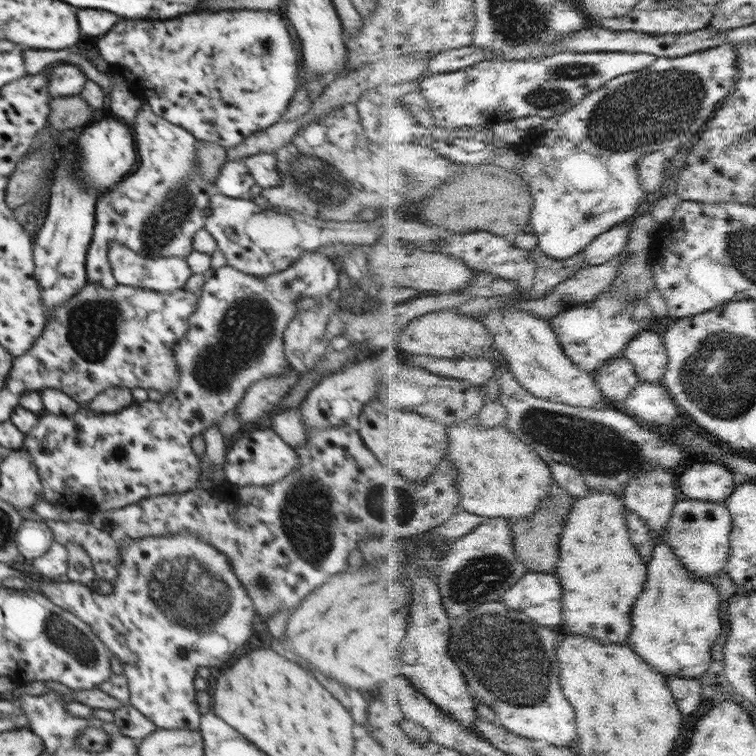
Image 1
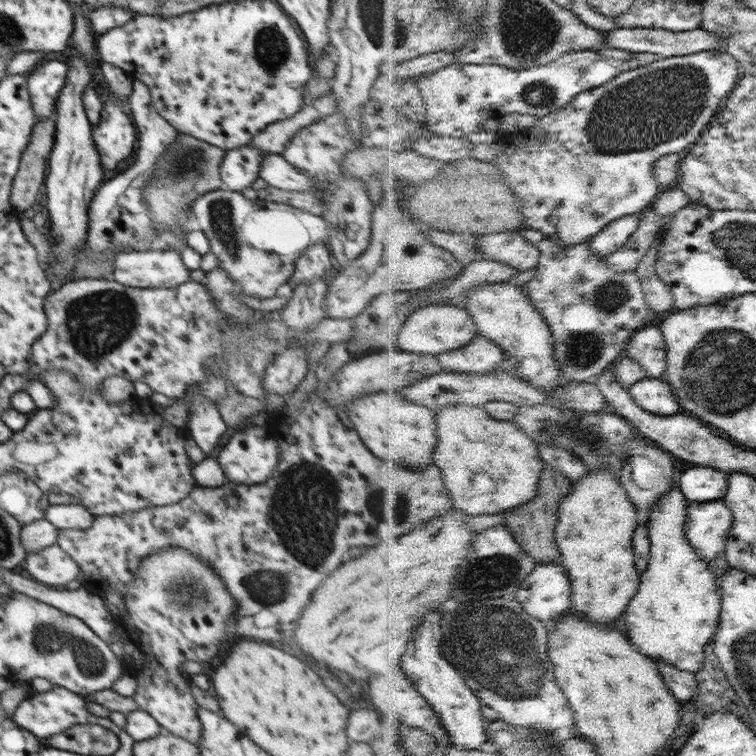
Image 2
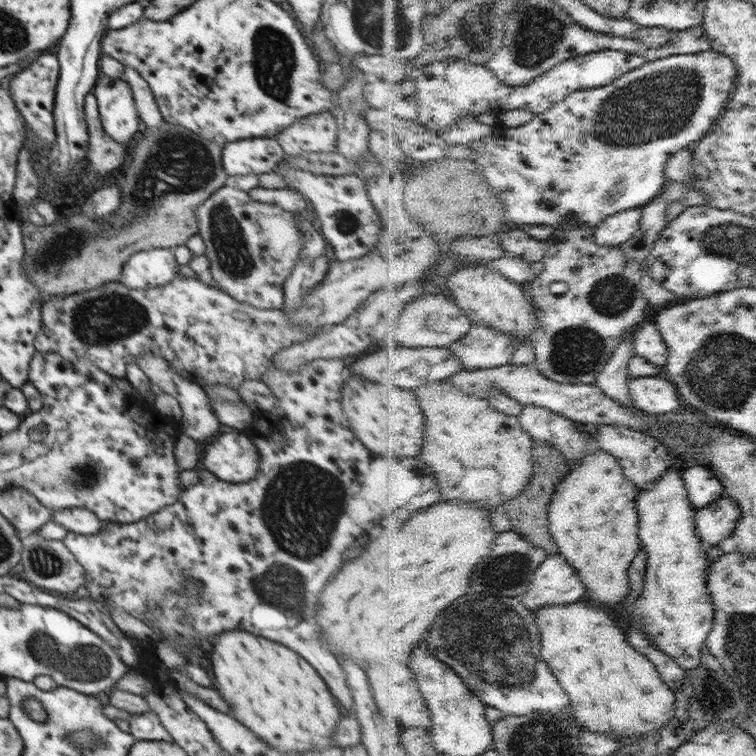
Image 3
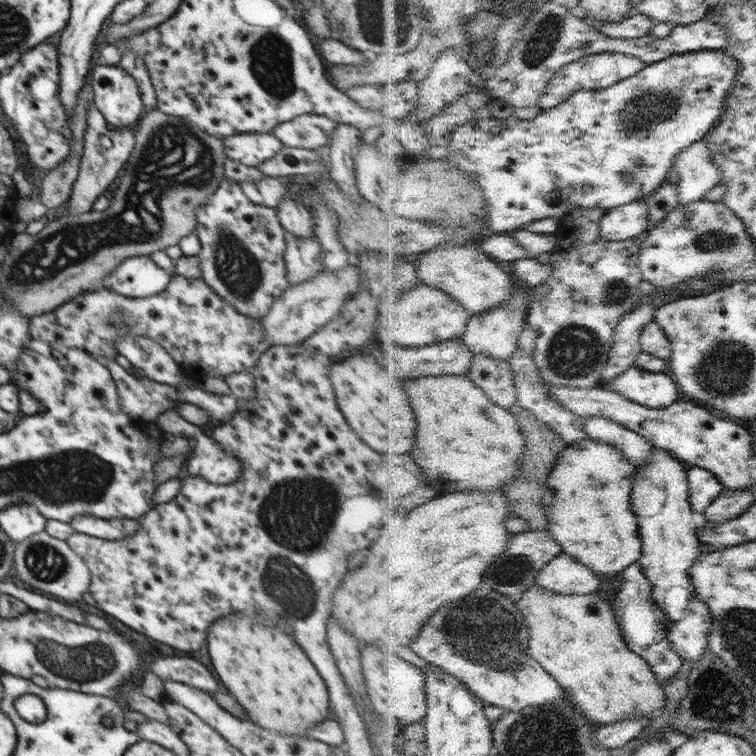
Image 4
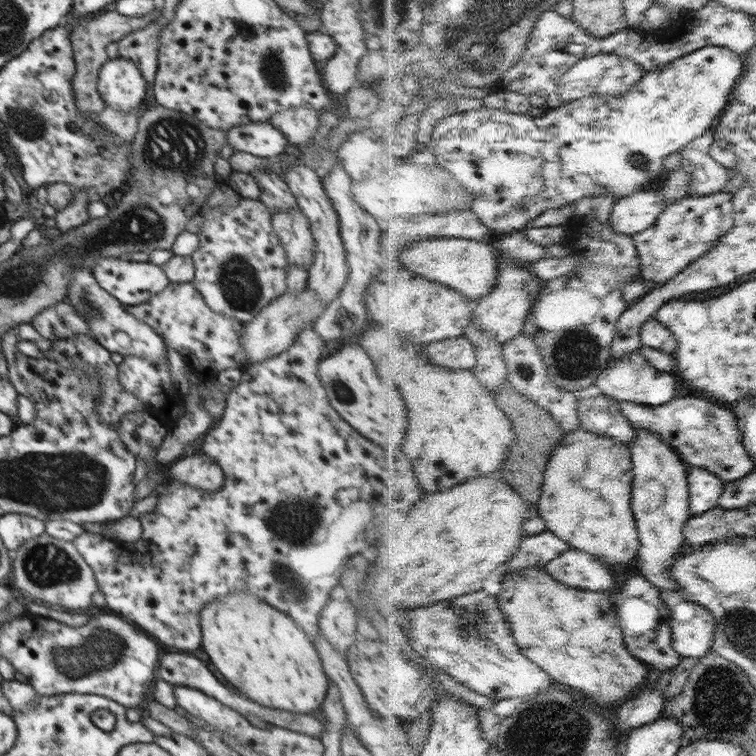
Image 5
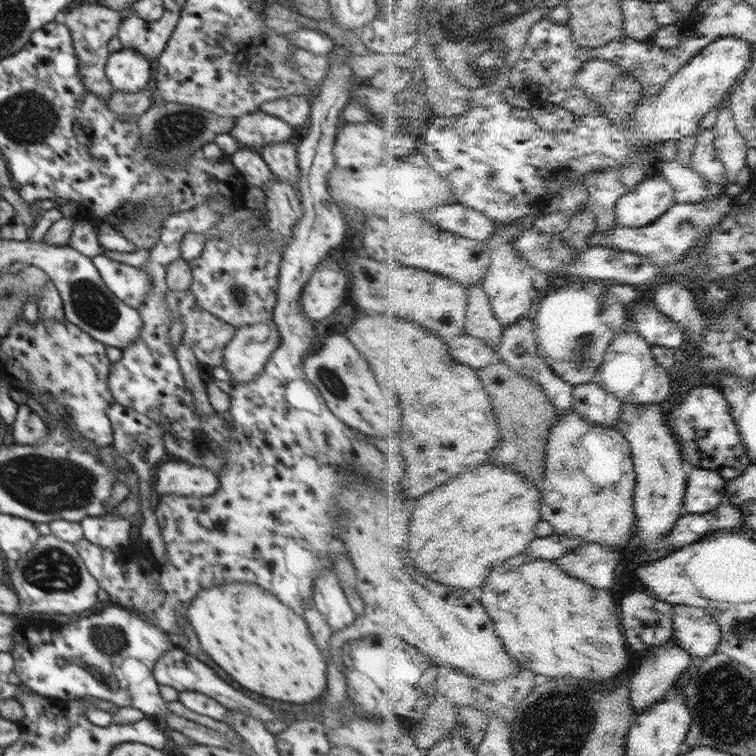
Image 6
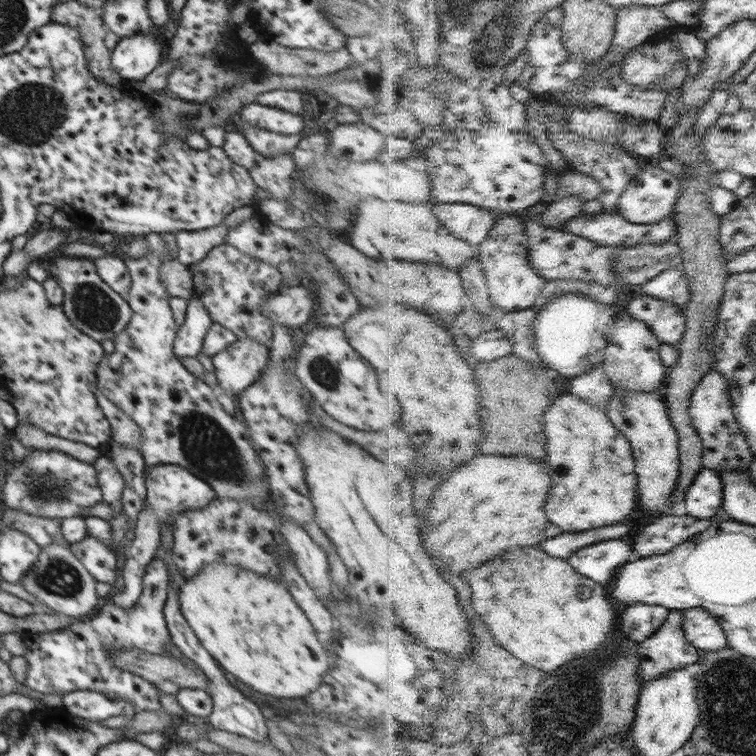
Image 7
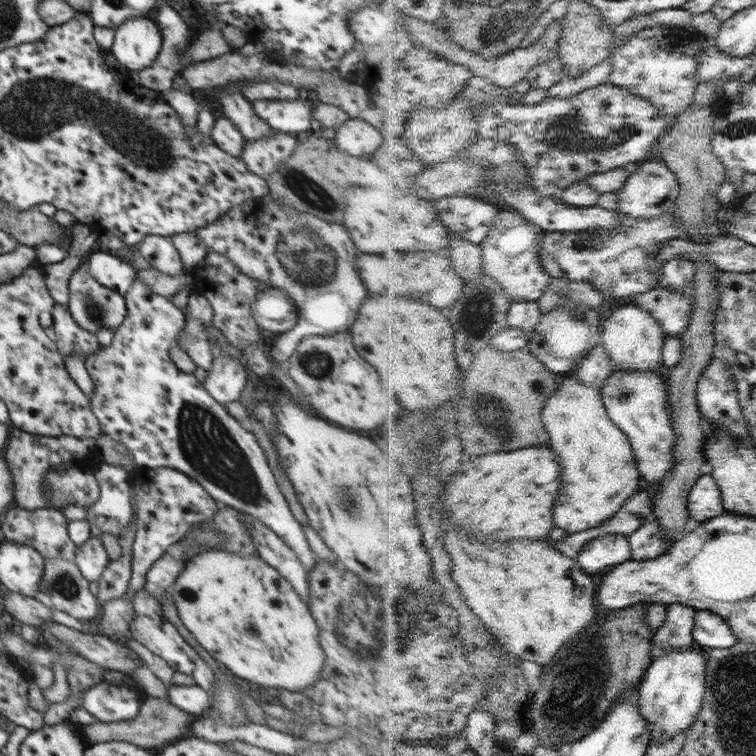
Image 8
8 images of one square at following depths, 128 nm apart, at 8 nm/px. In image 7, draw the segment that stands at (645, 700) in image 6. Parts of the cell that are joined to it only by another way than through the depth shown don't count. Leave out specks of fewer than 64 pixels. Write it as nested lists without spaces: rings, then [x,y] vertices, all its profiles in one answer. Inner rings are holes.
[[[674,610],[670,613],[665,626],[652,638],[639,644],[639,653],[643,662],[642,685],[658,681],[663,674],[677,668],[697,668],[700,660],[698,647],[691,643],[684,628],[686,612]]]

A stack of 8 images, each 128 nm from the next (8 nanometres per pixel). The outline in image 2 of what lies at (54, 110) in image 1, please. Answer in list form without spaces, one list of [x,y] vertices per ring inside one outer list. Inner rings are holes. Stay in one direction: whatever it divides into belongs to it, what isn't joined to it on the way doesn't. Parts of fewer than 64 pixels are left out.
[[[54,113],[54,117],[37,121],[34,129],[32,129],[30,143],[28,143],[27,149],[24,150],[19,159],[19,169],[13,178],[10,190],[10,203],[14,209],[18,208],[18,210],[26,211],[33,207],[36,203],[38,190],[45,183],[44,172],[46,172],[46,158],[49,158],[51,155],[52,146],[54,145],[54,134],[56,133],[55,117],[56,113]]]

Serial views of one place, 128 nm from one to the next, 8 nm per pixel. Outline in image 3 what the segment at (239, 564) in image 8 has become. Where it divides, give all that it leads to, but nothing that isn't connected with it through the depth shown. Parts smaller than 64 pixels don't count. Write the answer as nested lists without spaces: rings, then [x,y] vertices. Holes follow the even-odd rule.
[[[229,630],[218,634],[216,646],[214,646],[214,684],[216,690],[224,696],[228,702],[232,717],[238,722],[244,722],[244,726],[254,732],[258,738],[264,738],[272,748],[280,752],[310,752],[334,747],[333,734],[344,715],[340,712],[334,696],[330,694],[324,680],[318,676],[318,672],[296,652],[288,650],[286,646],[280,646],[278,642],[266,640],[246,630]]]

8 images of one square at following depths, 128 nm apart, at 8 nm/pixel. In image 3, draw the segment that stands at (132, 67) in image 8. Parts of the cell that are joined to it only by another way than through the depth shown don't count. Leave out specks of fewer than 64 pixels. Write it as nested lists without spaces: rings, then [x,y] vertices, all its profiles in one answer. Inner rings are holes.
[[[100,73],[93,90],[106,135],[120,145],[130,146],[134,134],[143,131],[130,86]]]

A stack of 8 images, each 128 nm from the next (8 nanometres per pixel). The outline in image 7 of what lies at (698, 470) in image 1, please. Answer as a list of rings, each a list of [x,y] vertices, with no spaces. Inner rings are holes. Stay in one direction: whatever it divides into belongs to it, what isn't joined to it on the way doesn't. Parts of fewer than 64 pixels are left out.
[[[716,469],[700,472],[695,484],[688,489],[685,501],[688,514],[715,521],[720,513],[724,513],[726,501],[721,472]]]

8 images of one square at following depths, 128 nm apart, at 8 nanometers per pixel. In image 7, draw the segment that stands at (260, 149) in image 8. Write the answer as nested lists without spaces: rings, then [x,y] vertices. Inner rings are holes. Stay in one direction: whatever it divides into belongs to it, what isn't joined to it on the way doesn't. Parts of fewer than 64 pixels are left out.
[[[291,152],[278,156],[259,156],[255,168],[249,175],[262,190],[267,191],[270,199],[288,201],[293,198],[293,175],[296,172]]]

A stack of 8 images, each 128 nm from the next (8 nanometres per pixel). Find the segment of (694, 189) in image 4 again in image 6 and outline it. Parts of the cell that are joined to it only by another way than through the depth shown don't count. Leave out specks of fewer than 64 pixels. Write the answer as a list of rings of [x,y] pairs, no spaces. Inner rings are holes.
[[[718,128],[706,130],[698,140],[693,164],[706,180],[723,186],[726,183],[727,166],[719,155],[717,140]]]

